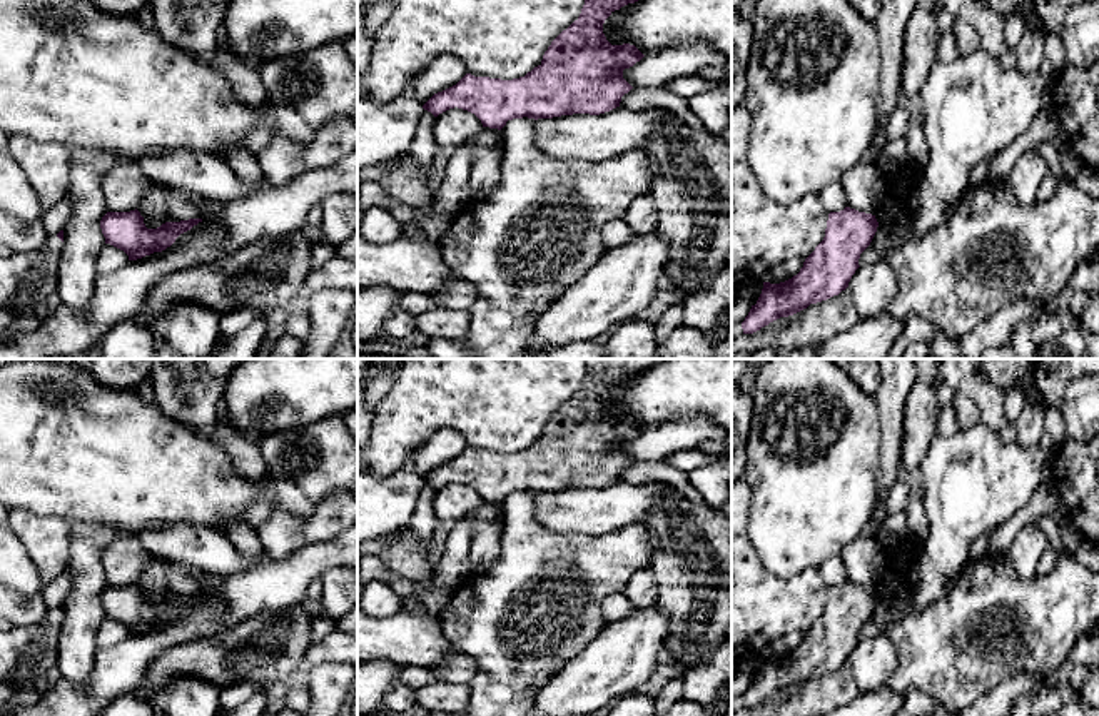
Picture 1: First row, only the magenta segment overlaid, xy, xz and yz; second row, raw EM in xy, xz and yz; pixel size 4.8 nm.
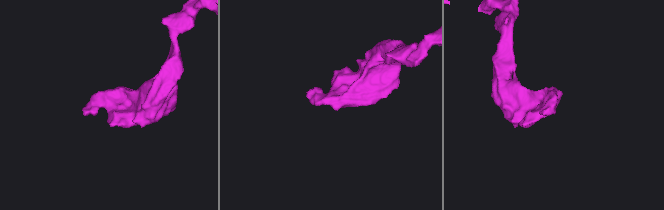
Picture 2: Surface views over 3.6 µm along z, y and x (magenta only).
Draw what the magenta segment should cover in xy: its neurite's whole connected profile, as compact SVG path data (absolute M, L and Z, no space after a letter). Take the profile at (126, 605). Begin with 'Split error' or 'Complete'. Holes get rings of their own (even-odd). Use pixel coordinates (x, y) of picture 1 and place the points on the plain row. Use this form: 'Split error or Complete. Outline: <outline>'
Complete. Outline: M107 586L100 594L105 618L110 618L137 634L154 626L170 621L175 613L190 604L202 592L189 592L180 596L165 596L157 603L147 603L140 586Z

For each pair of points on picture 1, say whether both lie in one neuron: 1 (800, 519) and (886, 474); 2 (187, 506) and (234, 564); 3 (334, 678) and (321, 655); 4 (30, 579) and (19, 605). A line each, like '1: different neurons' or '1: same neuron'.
1: different neurons
2: different neurons
3: different neurons
4: different neurons

